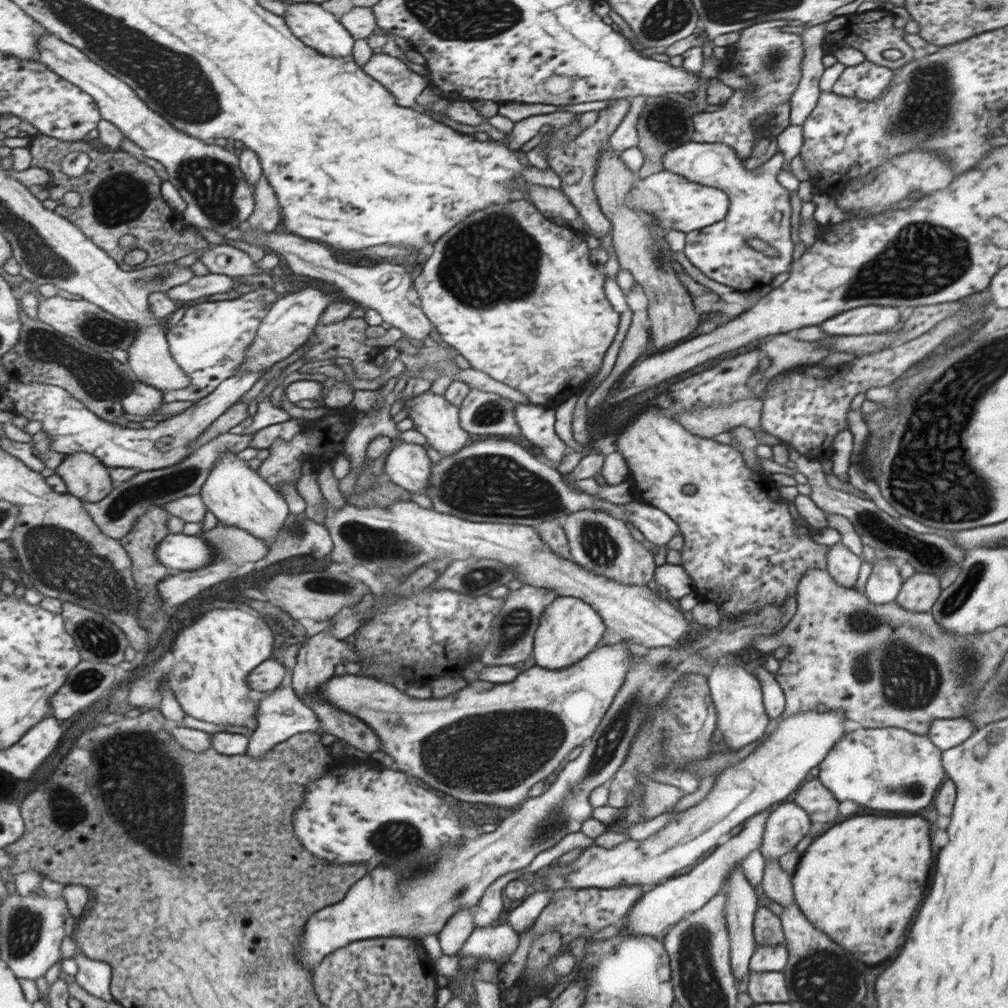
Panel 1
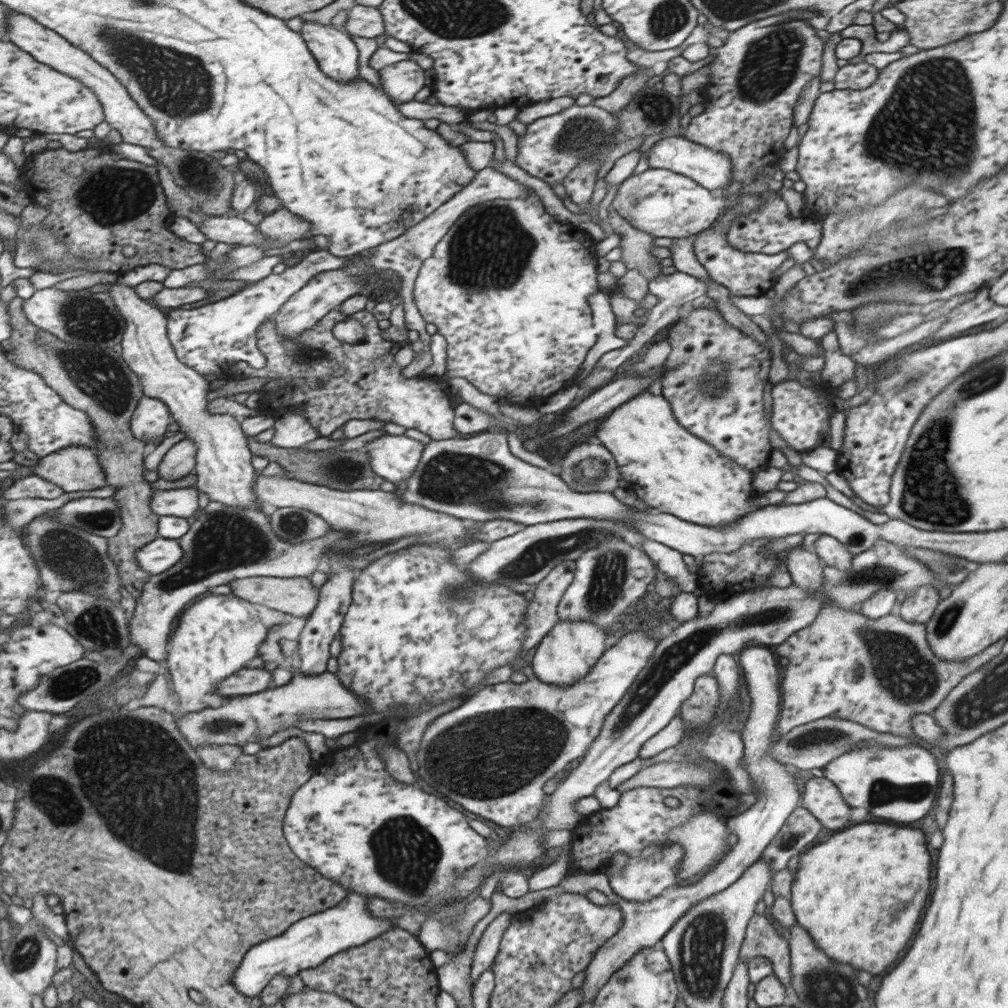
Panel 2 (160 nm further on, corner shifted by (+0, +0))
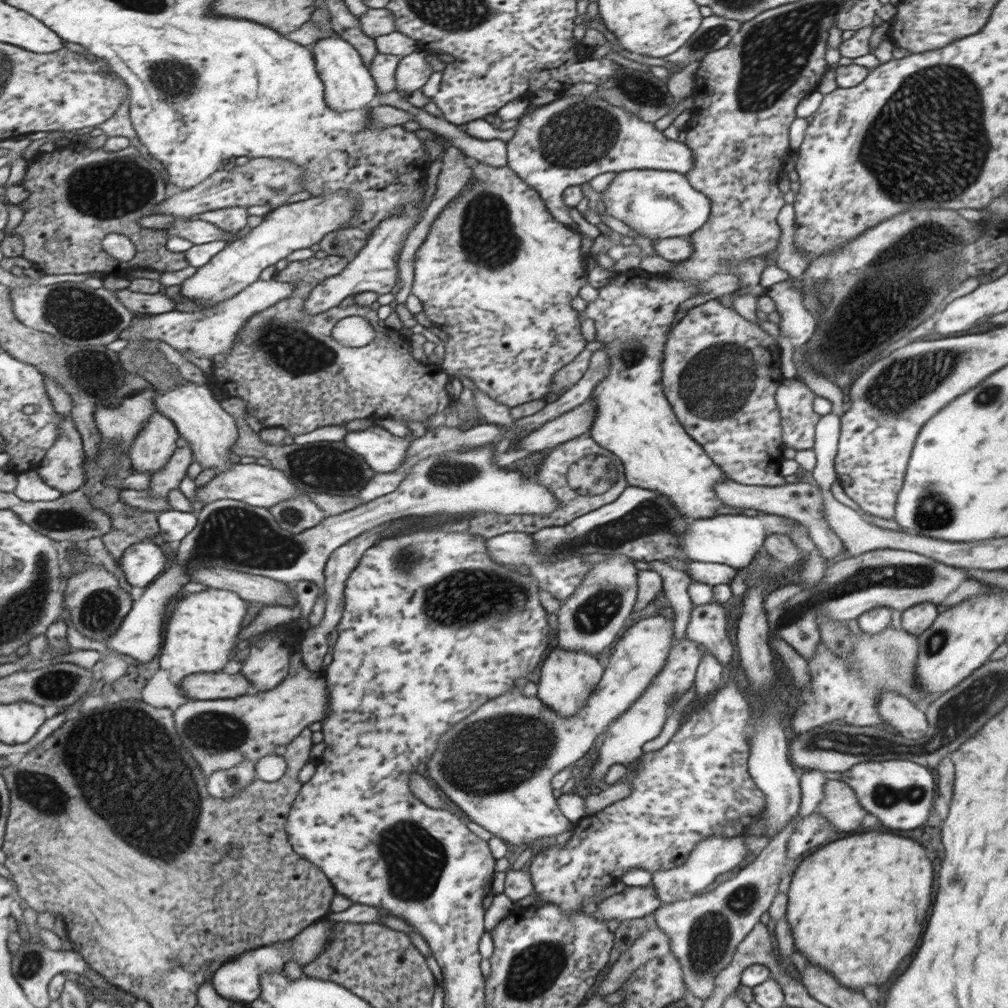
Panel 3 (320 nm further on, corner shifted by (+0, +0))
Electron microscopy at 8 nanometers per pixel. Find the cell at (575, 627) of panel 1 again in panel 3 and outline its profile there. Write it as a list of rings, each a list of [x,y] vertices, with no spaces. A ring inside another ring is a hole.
[[[559,645],[548,653],[540,667],[537,698],[560,716],[576,715],[586,707],[586,702],[592,691],[595,691],[596,685],[600,683],[604,670],[596,655],[587,654],[583,650],[564,650]]]

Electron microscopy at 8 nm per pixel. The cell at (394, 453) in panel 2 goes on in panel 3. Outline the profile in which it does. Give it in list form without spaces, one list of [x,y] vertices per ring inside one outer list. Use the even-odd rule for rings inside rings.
[[[378,425],[350,431],[343,441],[365,460],[374,473],[398,470],[404,464],[405,454],[411,443]]]

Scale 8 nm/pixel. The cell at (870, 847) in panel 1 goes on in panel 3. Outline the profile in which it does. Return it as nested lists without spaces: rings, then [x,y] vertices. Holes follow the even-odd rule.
[[[864,832],[864,834],[856,834],[850,838],[842,838],[836,840],[832,844],[824,845],[812,855],[806,857],[794,871],[792,875],[790,887],[787,890],[787,909],[785,912],[785,920],[790,925],[794,947],[796,951],[804,955],[808,962],[817,964],[820,968],[824,968],[826,972],[832,972],[832,976],[844,984],[846,988],[852,990],[864,990],[868,984],[884,984],[890,980],[890,976],[896,972],[896,964],[898,968],[902,966],[902,962],[912,954],[912,950],[916,948],[922,930],[924,930],[924,920],[928,914],[928,908],[932,904],[932,880],[934,880],[934,866],[926,856],[926,850],[910,840],[910,838],[902,838],[902,836],[892,836],[892,834],[880,834],[880,832]]]

